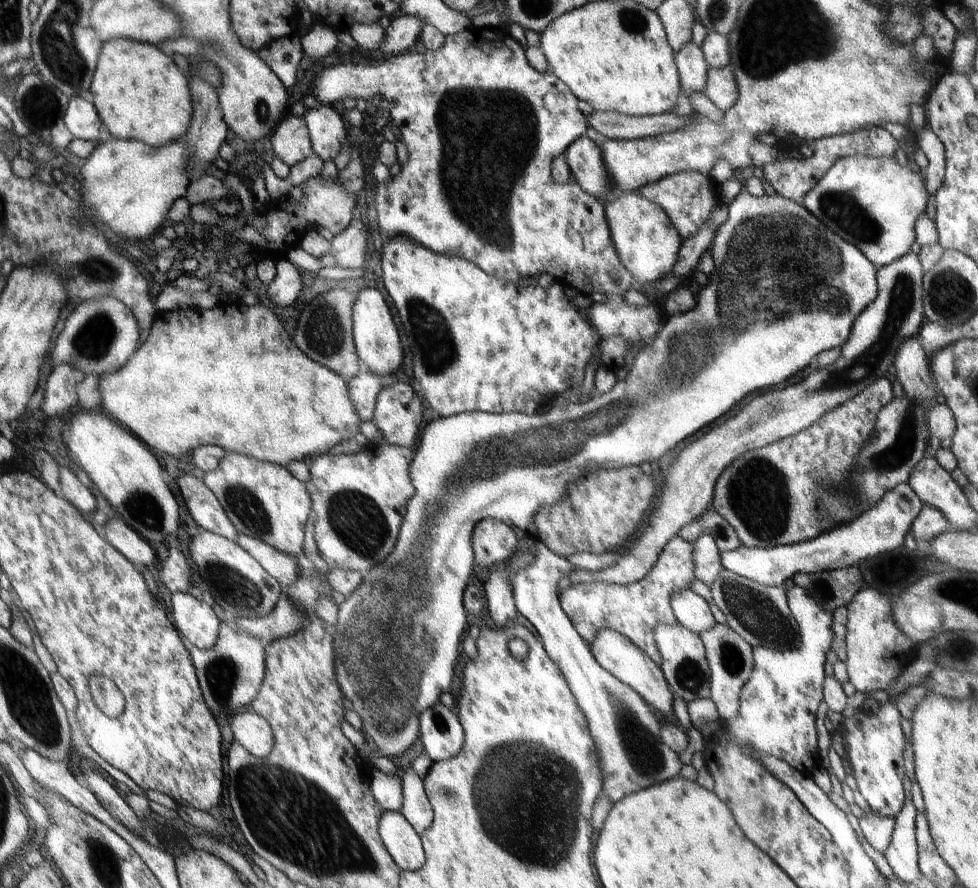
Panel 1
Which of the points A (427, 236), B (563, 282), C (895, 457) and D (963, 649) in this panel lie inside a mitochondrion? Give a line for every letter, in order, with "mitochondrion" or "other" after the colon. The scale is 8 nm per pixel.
A: other
B: other
C: mitochondrion
D: mitochondrion

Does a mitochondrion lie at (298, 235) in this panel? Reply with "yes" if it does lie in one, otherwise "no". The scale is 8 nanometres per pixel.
no

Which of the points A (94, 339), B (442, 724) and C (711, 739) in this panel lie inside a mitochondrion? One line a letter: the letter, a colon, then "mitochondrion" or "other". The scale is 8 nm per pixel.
A: mitochondrion
B: mitochondrion
C: other

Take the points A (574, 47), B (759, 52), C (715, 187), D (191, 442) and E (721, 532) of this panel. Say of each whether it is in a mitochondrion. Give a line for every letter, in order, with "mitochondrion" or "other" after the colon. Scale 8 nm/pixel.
A: other
B: mitochondrion
C: other
D: other
E: mitochondrion

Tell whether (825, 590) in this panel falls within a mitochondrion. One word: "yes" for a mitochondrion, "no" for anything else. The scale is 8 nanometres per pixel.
yes

